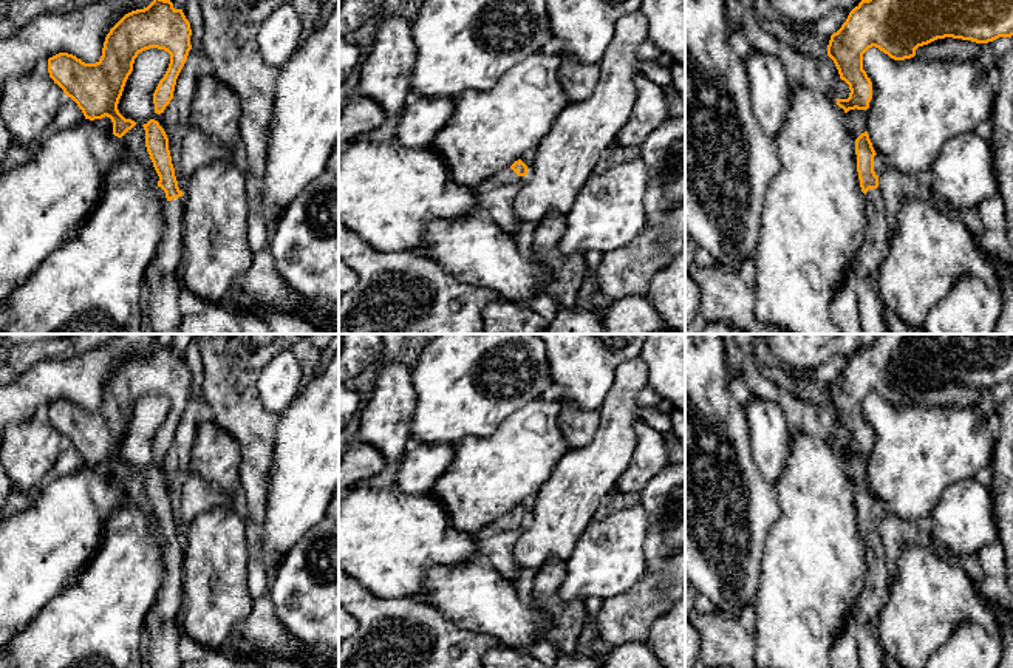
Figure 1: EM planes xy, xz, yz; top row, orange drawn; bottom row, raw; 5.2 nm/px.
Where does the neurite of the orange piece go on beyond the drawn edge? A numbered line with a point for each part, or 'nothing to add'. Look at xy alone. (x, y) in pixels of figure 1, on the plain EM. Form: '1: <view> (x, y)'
1: xy (161, 625)

